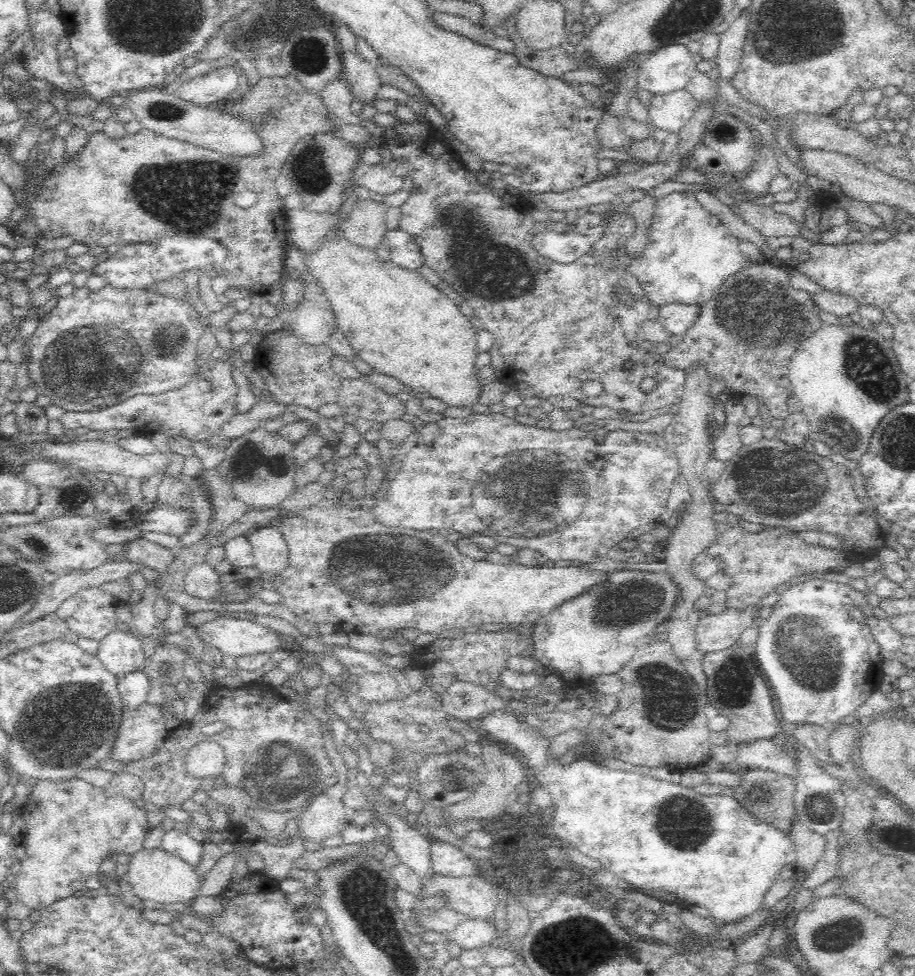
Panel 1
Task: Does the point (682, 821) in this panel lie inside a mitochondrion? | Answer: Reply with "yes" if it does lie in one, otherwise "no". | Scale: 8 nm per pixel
yes

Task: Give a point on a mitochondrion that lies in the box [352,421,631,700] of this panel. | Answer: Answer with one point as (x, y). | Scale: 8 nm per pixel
(522, 507)

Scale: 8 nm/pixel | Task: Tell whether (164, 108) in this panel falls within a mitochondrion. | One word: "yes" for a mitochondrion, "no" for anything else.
yes

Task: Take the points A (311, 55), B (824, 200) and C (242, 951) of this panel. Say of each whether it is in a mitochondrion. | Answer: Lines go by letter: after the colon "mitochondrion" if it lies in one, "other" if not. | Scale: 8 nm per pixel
A: mitochondrion
B: other
C: other

